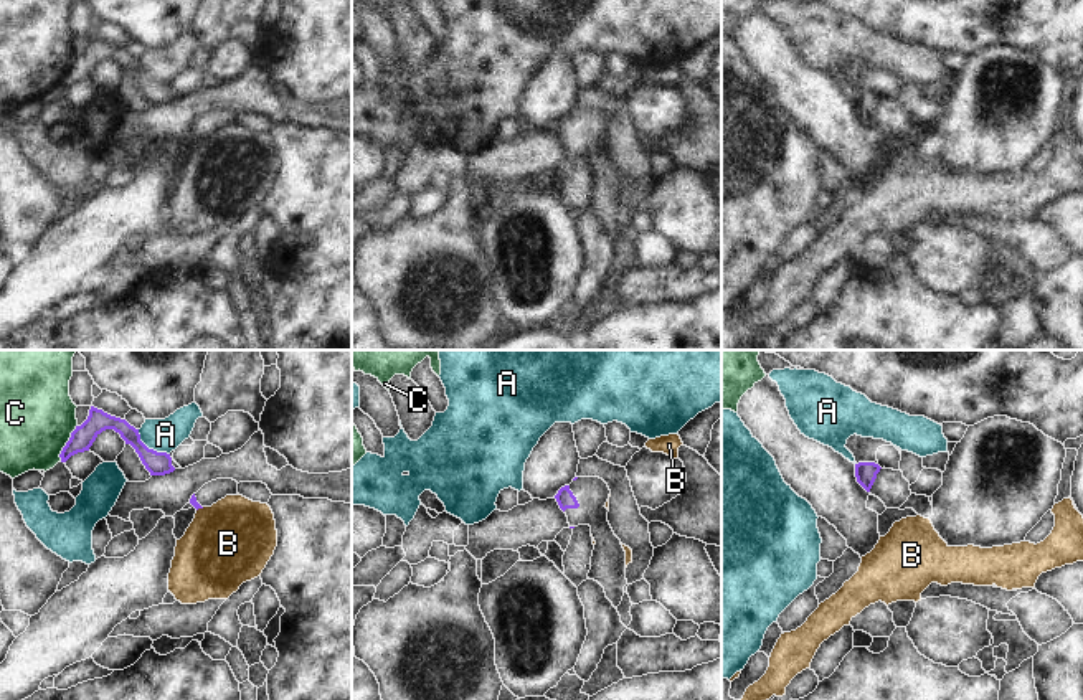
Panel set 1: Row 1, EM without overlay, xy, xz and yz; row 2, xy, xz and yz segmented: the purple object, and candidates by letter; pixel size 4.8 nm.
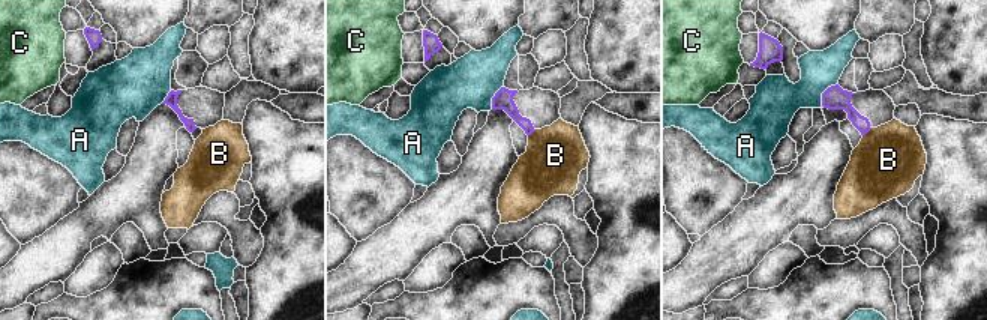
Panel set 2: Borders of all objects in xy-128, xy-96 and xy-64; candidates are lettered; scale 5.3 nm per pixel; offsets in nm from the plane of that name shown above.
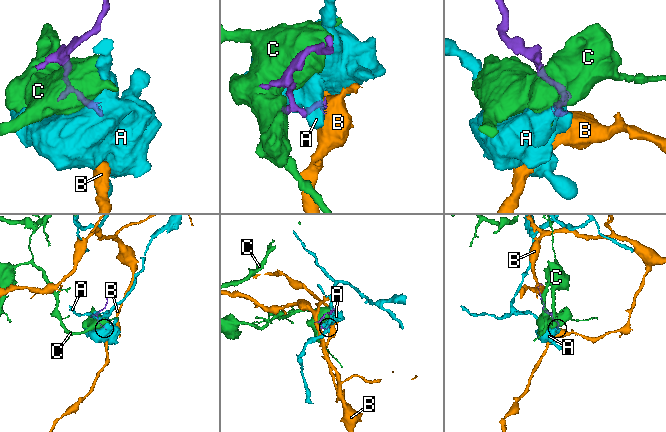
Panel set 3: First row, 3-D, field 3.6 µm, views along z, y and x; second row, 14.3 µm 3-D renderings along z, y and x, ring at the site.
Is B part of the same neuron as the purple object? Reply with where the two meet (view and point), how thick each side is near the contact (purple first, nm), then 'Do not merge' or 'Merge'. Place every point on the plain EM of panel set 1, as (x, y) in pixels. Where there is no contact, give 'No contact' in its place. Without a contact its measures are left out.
Touches purple at xy (200, 137). Thickness 40 nm (purple) against 400 nm. Do not merge

